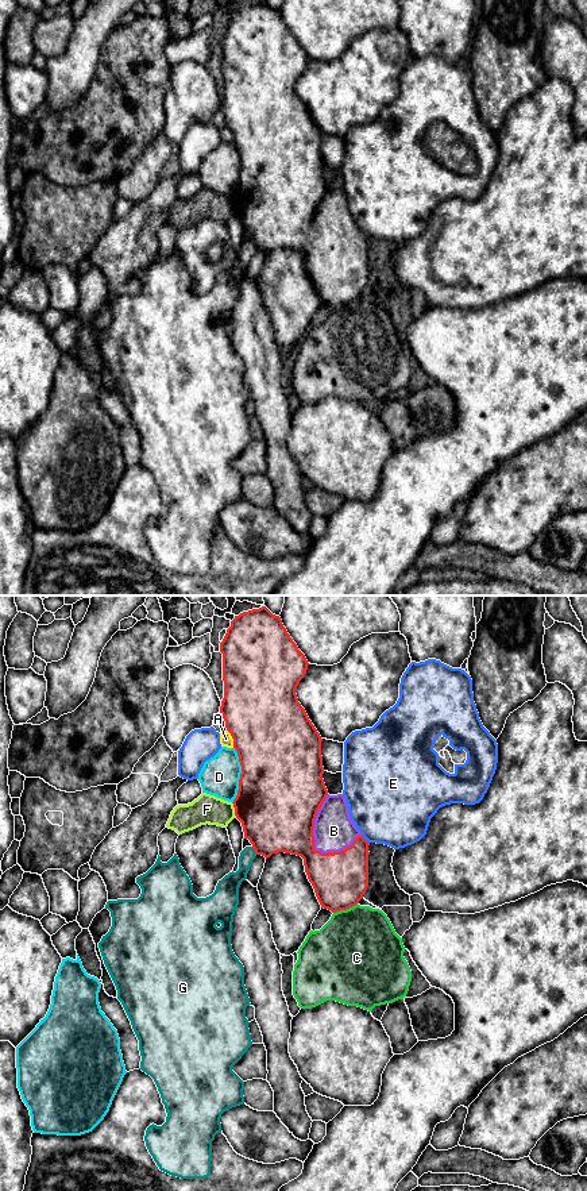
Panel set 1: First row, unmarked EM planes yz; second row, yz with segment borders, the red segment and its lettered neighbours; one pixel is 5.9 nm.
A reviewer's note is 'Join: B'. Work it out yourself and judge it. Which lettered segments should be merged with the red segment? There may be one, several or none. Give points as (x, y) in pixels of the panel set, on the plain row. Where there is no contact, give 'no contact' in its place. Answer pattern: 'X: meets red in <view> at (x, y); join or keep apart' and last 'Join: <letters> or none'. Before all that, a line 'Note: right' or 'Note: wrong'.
Note: right
A: meets red in yz at (232, 133); keep apart
B: meets red in yz at (313, 220); join
C: meets red in yz at (344, 304); keep apart
D: meets red in yz at (240, 170); keep apart
E: meets red in yz at (365, 234); keep apart
F: meets red in yz at (235, 204); keep apart
G: meets red in yz at (255, 246); keep apart
Join: B

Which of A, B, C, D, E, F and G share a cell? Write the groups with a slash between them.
A / B / C / D / E / F / G

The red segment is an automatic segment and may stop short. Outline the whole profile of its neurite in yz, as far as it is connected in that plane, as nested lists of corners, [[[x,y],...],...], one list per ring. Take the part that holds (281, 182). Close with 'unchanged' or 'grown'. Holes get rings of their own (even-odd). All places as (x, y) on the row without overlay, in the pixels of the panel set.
[[[266,1],[235,11],[220,38],[220,47],[224,76],[220,108],[233,134],[233,143],[242,161],[239,185],[232,198],[235,211],[242,217],[244,234],[250,235],[256,250],[266,254],[278,247],[301,251],[321,302],[336,308],[358,300],[368,282],[370,238],[352,217],[344,190],[329,190],[325,182],[323,134],[296,89],[309,59],[305,50],[287,28],[281,12]]]; grown

